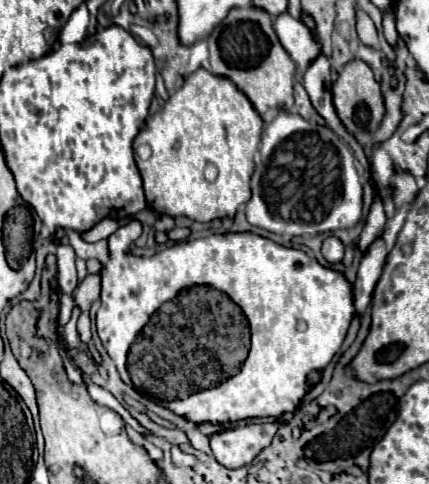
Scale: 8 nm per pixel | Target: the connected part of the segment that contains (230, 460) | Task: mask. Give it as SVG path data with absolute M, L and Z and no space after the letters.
M278 422L226 428L210 436L212 454L226 468L240 468L252 462L252 458L272 442L276 430Z

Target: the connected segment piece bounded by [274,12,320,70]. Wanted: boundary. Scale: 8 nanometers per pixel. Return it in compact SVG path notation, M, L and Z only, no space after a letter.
M282 14L274 18L274 30L284 46L284 50L290 54L290 58L298 64L300 70L306 70L308 64L320 54L320 42L318 38L296 18L290 14Z

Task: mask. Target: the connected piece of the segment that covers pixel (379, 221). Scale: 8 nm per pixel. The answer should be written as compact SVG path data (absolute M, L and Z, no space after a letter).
M374 196L374 204L370 208L370 214L366 218L366 226L364 226L364 232L360 234L360 240L358 240L358 248L364 252L384 230L384 222L386 222L386 214L384 214L384 206L382 206L382 200L378 196Z

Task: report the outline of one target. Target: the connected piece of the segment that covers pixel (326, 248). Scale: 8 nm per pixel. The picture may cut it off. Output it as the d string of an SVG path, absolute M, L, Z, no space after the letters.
M326 238L322 244L322 256L328 264L338 264L344 258L344 246L338 238Z

